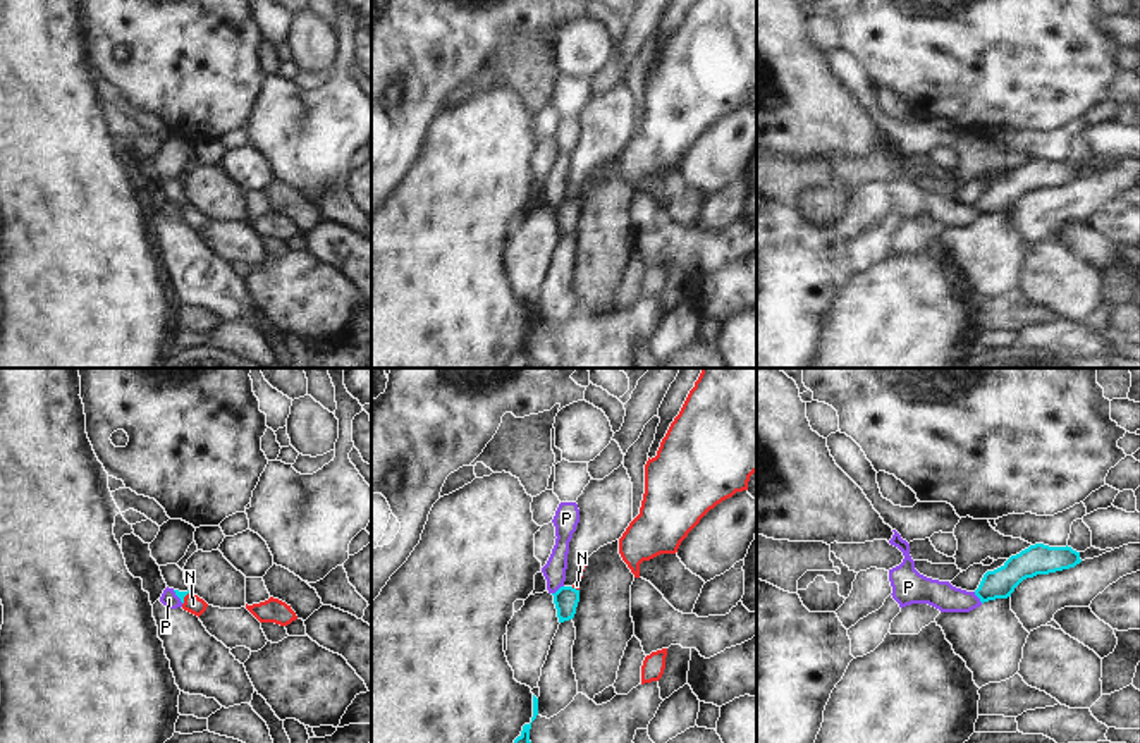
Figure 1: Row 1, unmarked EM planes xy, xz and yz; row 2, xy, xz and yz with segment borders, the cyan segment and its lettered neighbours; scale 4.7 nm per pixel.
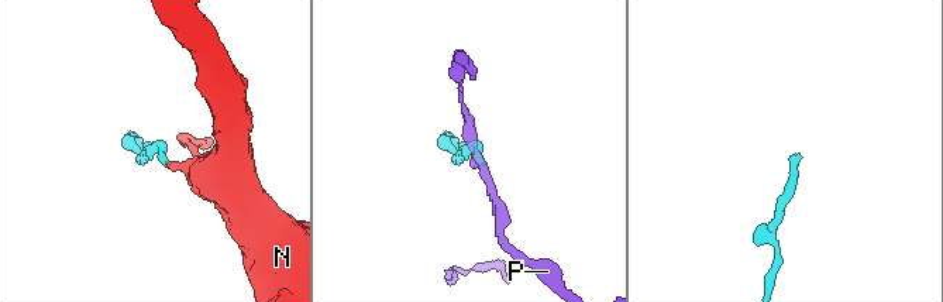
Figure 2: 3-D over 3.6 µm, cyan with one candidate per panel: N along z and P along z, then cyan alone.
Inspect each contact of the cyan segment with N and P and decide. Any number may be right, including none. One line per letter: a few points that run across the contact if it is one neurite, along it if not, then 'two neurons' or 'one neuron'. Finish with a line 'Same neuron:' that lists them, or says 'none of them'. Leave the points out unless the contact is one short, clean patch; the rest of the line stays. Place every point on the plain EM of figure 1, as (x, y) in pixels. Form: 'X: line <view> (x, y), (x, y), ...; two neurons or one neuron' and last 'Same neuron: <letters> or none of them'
N: line xy (181, 210), (184, 210), (193, 219); one neuron
P: line xz (563, 200), (552, 208); two neurons
Same neuron: N

